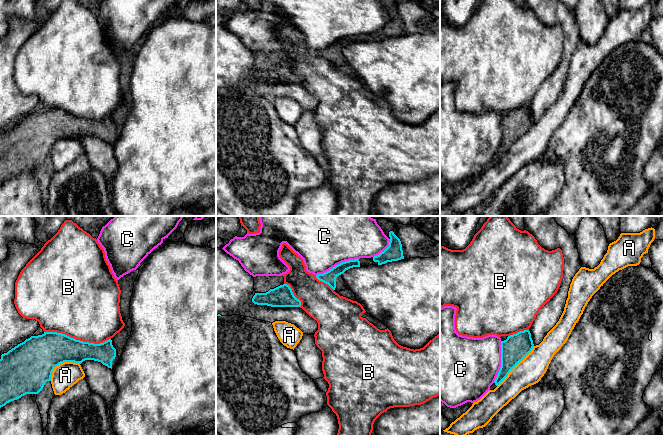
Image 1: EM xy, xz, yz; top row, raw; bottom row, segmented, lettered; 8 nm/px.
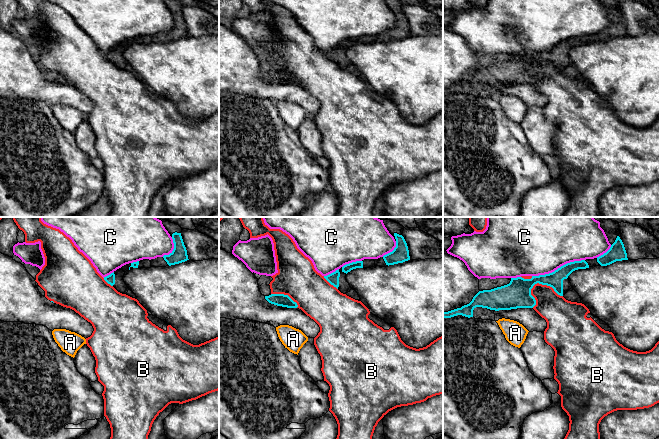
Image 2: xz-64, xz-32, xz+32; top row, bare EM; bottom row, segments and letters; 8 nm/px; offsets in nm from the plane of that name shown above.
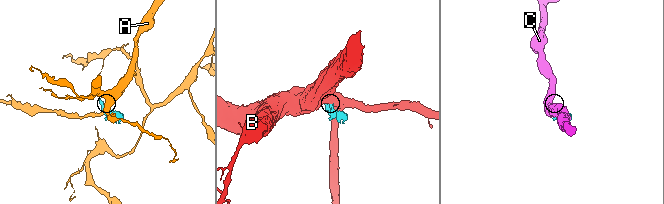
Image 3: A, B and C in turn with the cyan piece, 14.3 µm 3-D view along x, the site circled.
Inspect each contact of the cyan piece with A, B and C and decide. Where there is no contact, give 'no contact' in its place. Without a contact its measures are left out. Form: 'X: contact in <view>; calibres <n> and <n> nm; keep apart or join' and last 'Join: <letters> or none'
A: contact in yz; calibres 220 and 220 nm; keep apart
B: contact in xy; calibres 280 and 480 nm; keep apart
C: contact in xz; calibres 110 and 360 nm; keep apart
Join: none

